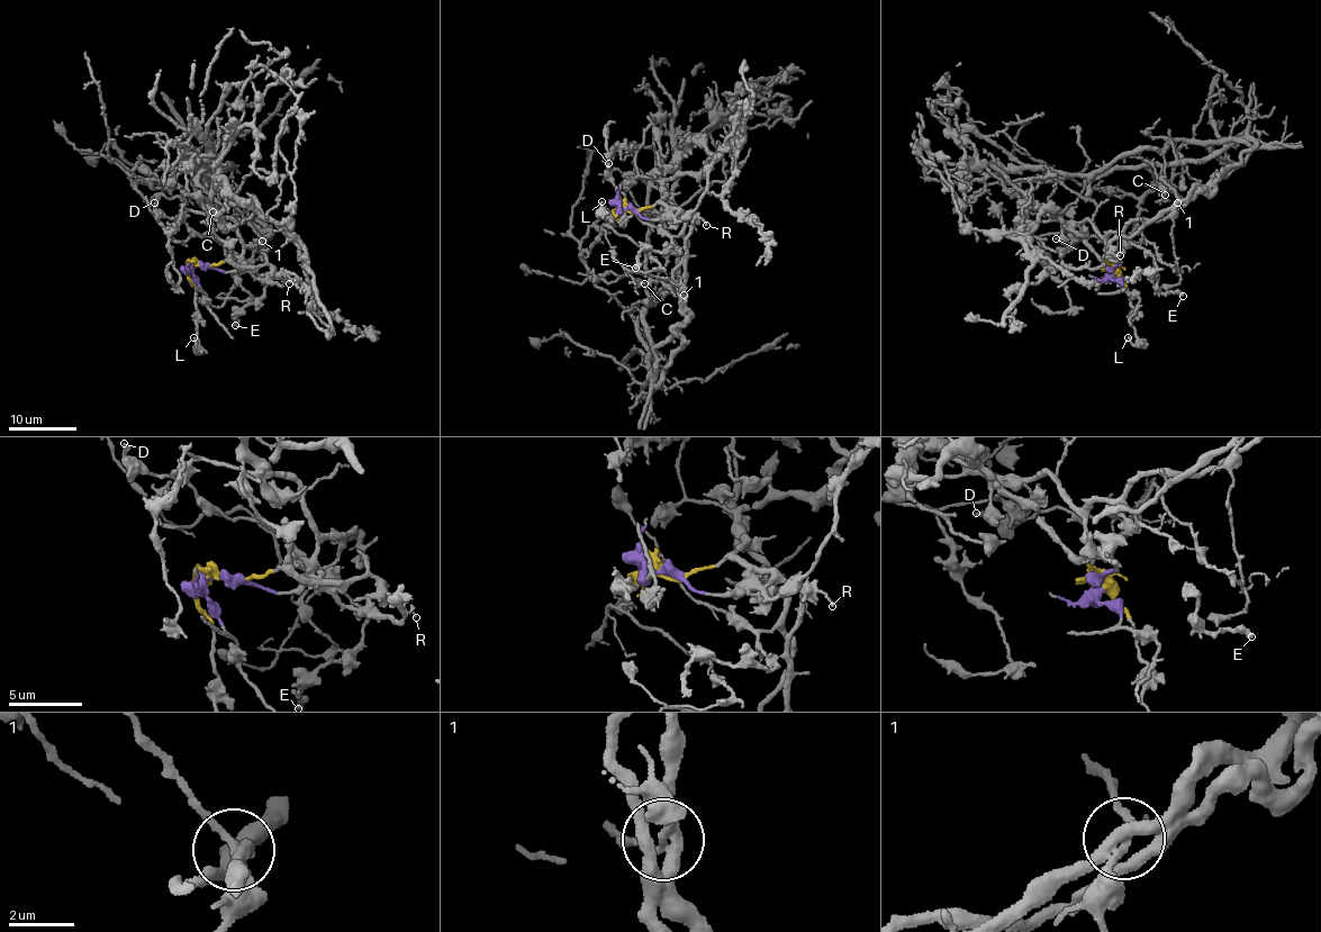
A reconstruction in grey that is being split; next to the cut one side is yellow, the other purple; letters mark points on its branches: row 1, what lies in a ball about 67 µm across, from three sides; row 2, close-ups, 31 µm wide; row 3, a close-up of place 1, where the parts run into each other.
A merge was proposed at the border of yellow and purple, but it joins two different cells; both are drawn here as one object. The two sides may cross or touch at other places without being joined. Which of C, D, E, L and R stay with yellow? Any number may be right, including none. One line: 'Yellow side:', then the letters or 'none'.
Yellow side: L, R

